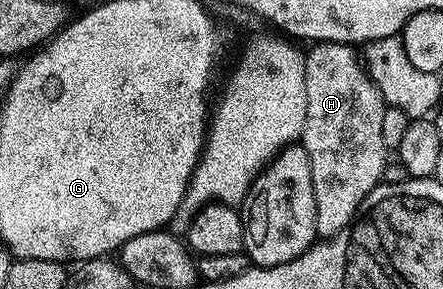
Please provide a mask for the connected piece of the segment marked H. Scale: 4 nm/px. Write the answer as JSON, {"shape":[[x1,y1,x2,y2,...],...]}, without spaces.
{"shape":[[319,42,311,45,305,51,304,57,306,59,306,91,308,92,308,112,304,116,304,132,300,139,300,145,308,152,308,160,312,164,312,188,316,196,316,232,318,238,322,240,329,240,335,234,339,234,341,230,347,229,357,219,359,210,362,209,362,201,373,192,376,187,382,182,382,173,388,161,388,151,384,146,383,141,383,121,384,114,388,107,385,99,382,98,381,92,378,91,376,84,367,73,366,67,359,62,356,57,354,59,353,45,344,42]]}

